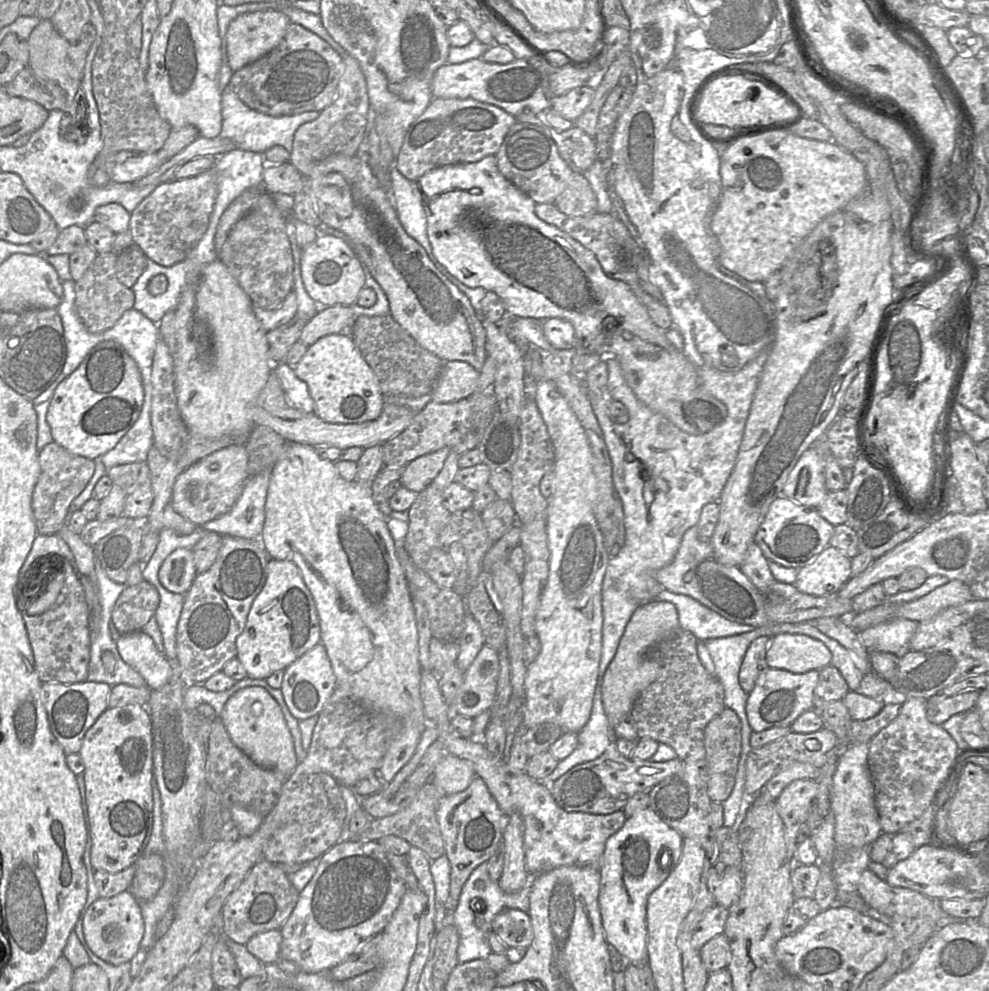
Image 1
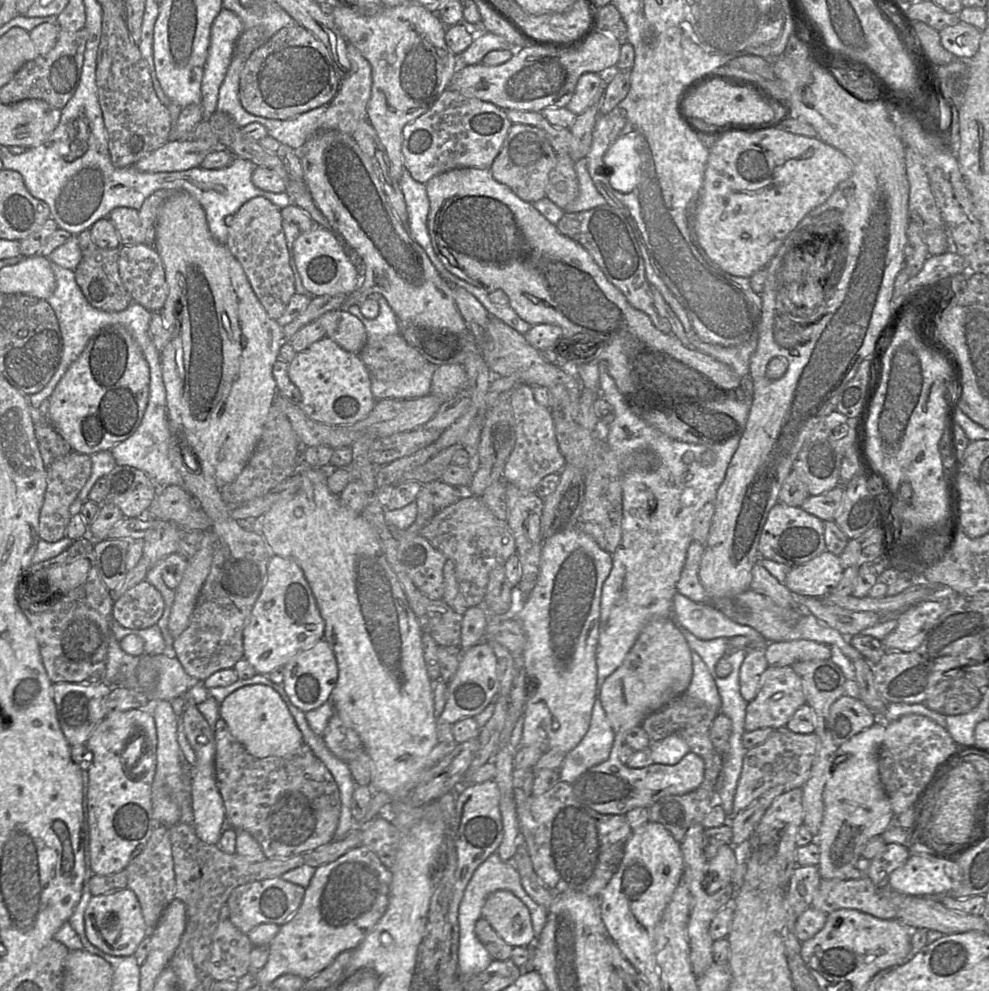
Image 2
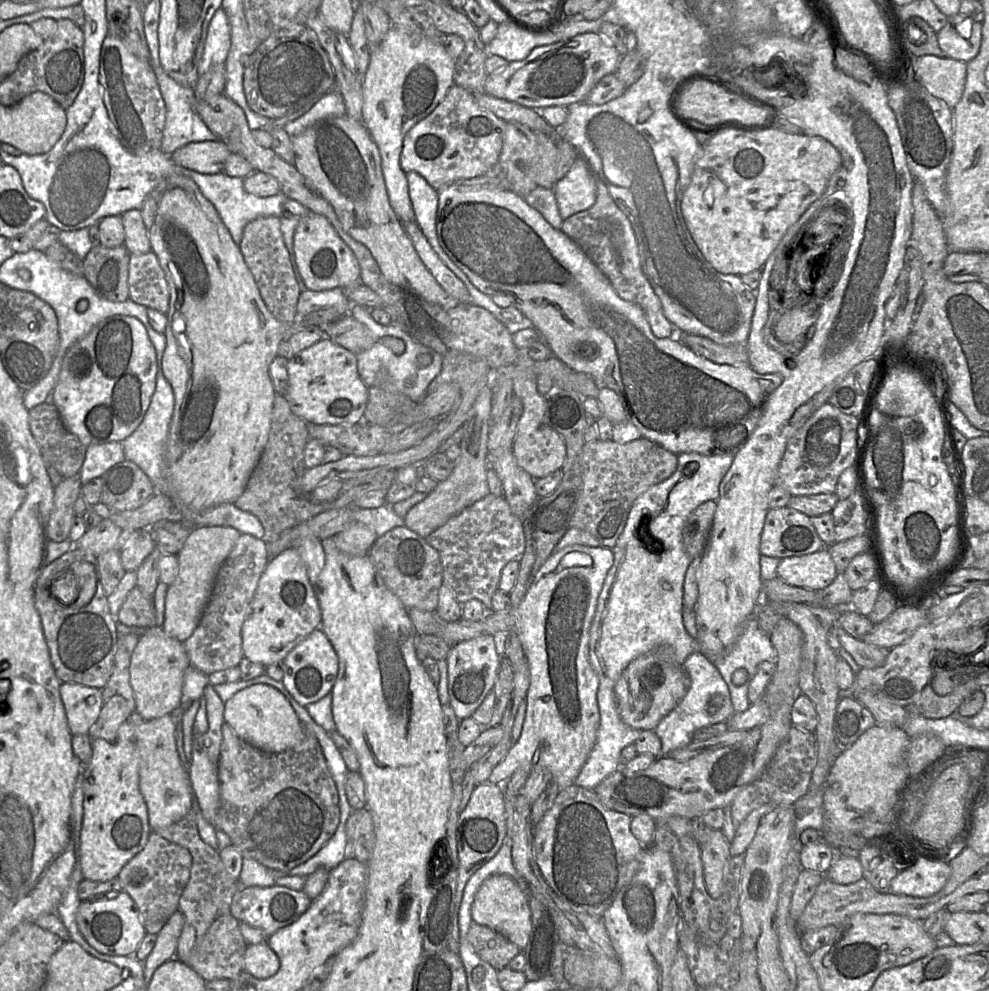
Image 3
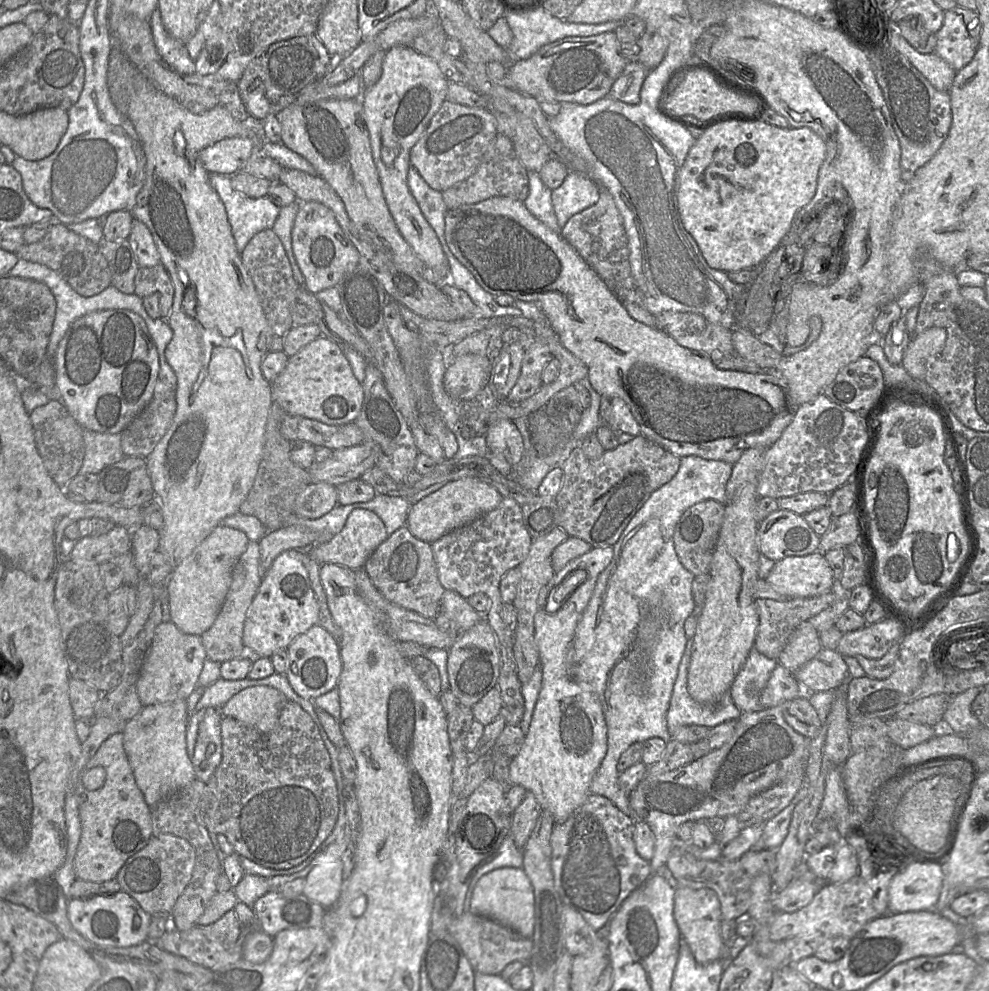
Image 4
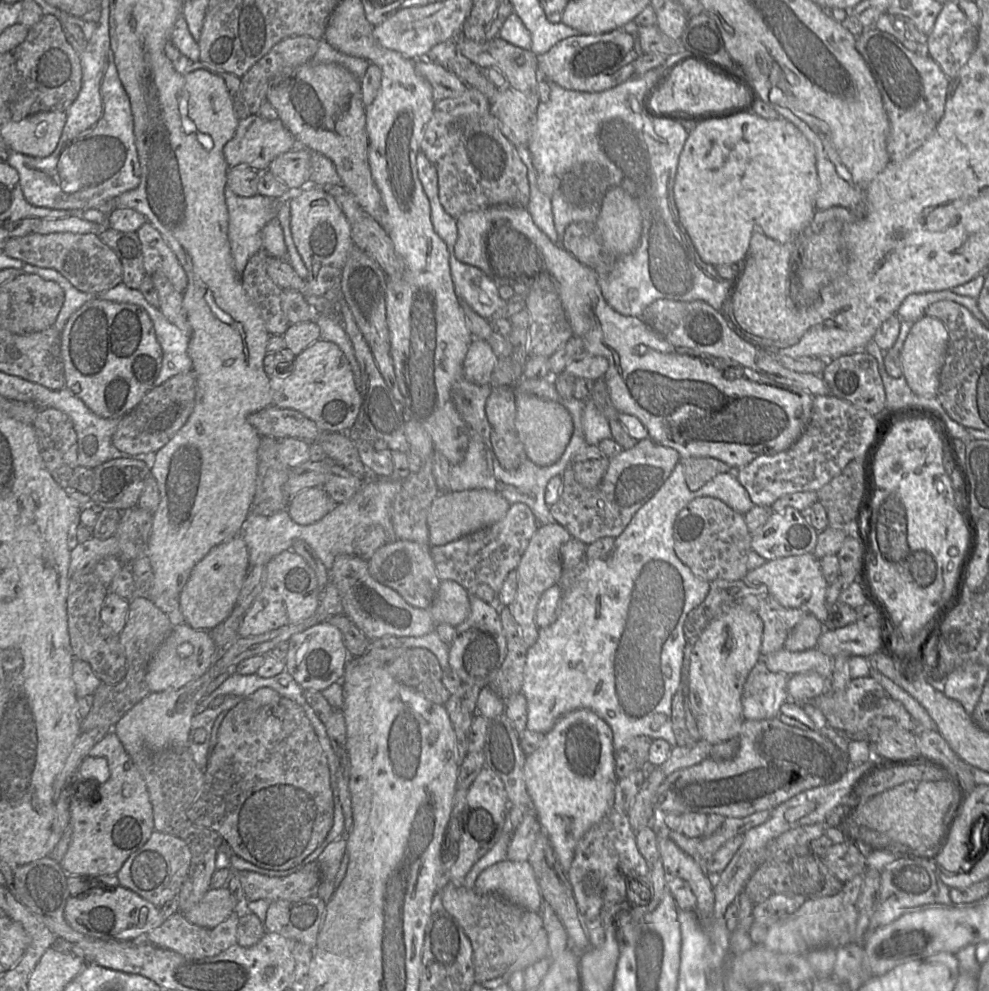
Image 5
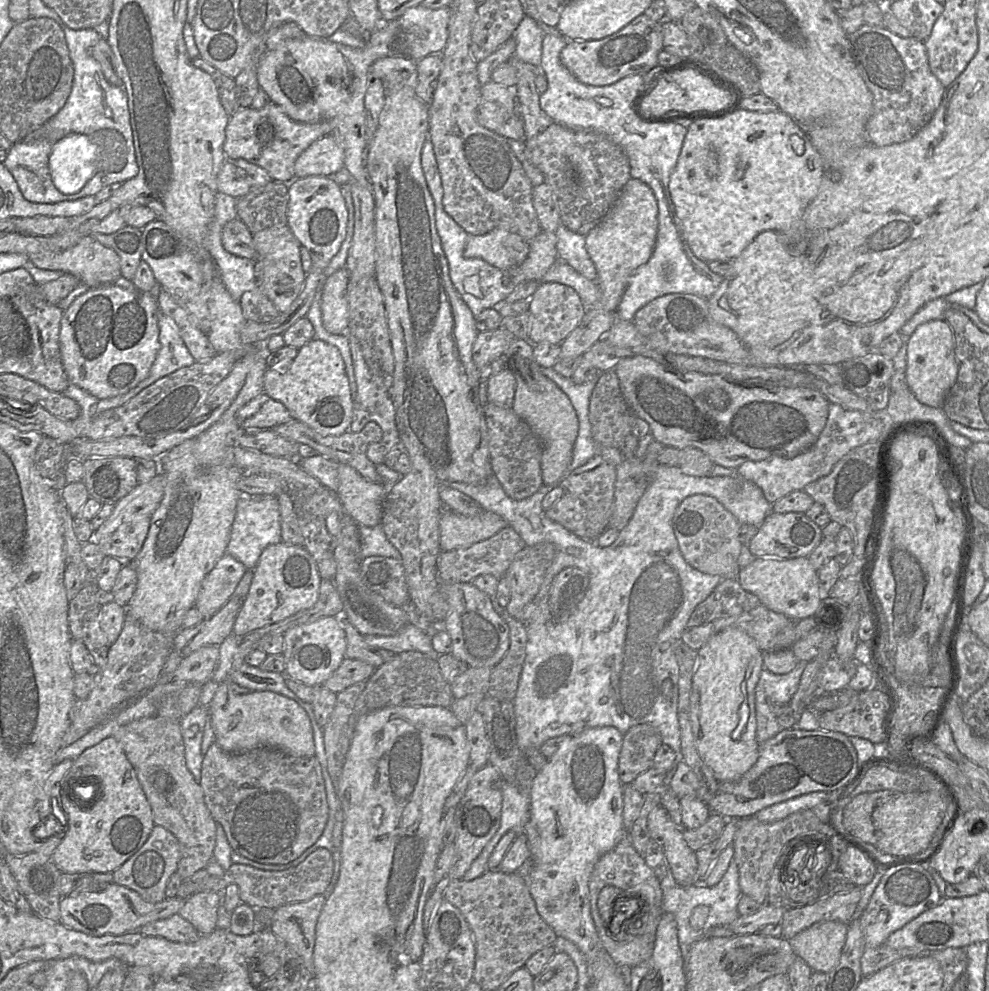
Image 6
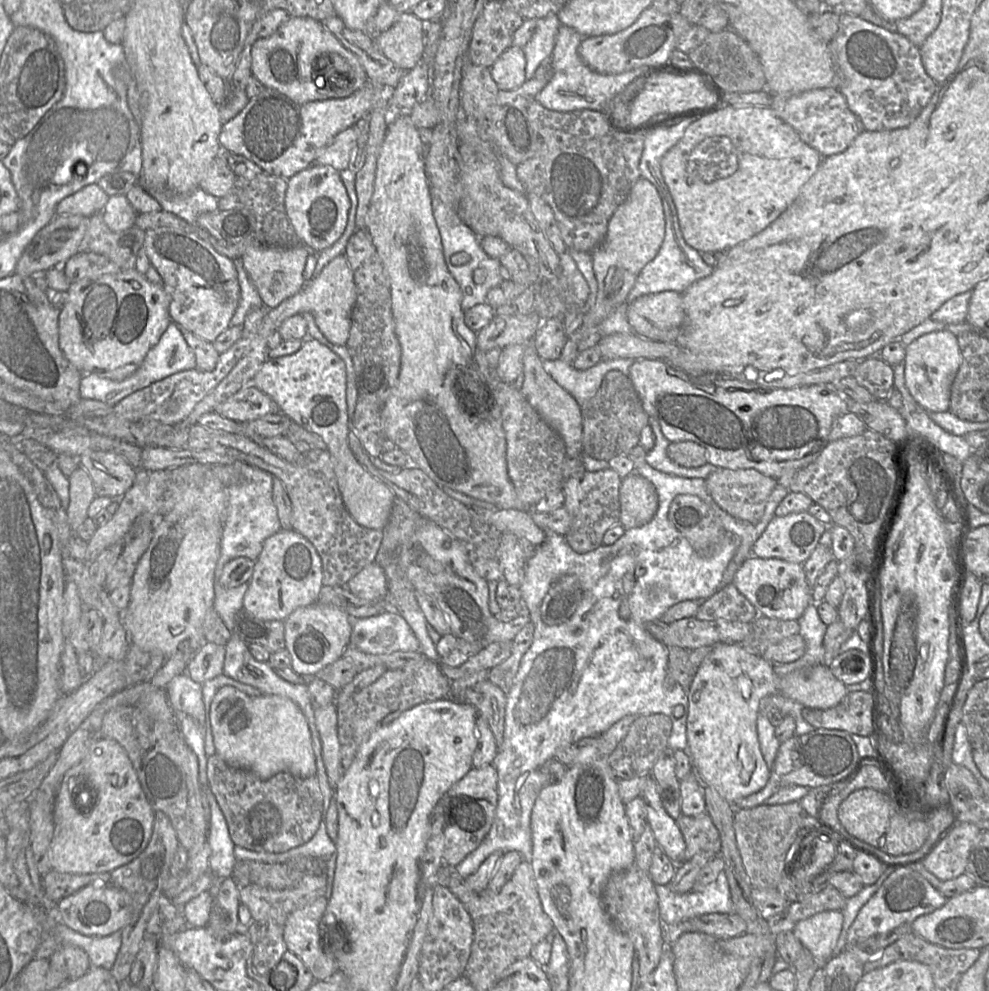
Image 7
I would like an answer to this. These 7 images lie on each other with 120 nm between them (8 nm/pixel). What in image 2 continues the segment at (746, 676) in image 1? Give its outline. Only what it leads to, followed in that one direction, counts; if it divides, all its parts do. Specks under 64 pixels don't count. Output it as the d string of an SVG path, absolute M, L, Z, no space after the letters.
M766 641L763 648L749 651L740 667L740 692L748 703L756 697L763 680L763 674L769 666L765 657L765 647L768 643Z

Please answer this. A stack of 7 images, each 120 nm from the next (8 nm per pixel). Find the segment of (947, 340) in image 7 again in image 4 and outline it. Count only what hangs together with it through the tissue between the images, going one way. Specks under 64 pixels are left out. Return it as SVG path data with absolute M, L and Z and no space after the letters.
M940 327L929 328L912 337L902 361L911 377L925 379L929 359L943 350L946 338L946 330Z

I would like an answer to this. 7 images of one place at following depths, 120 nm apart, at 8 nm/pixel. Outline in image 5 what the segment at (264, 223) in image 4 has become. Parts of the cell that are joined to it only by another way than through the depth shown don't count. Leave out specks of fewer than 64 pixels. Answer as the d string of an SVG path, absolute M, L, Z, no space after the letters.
M228 184L224 188L224 197L228 210L228 239L230 242L233 265L242 281L242 274L249 259L262 248L262 230L265 225L276 218L279 199L263 195L242 197L232 191Z

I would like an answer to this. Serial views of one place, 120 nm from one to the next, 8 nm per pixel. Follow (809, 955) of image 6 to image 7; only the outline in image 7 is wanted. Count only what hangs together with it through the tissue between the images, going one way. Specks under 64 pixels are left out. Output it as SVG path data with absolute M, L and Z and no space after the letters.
M823 911L796 923L793 934L822 966L833 956L843 922L841 911Z

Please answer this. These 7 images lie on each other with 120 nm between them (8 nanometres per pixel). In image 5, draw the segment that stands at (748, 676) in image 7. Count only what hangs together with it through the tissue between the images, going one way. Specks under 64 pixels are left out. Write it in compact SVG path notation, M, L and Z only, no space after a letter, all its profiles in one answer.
M730 605L713 619L698 636L690 655L689 704L701 738L711 744L709 757L728 760L738 750L744 721L742 695L744 684L761 657L763 622L747 605Z

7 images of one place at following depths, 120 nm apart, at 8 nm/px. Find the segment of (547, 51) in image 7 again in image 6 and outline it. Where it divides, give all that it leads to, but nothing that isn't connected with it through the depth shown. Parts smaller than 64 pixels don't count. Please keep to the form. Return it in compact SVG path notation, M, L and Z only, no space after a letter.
M525 16L512 35L516 41L514 55L523 62L539 67L542 58L542 44L546 34L535 19Z

